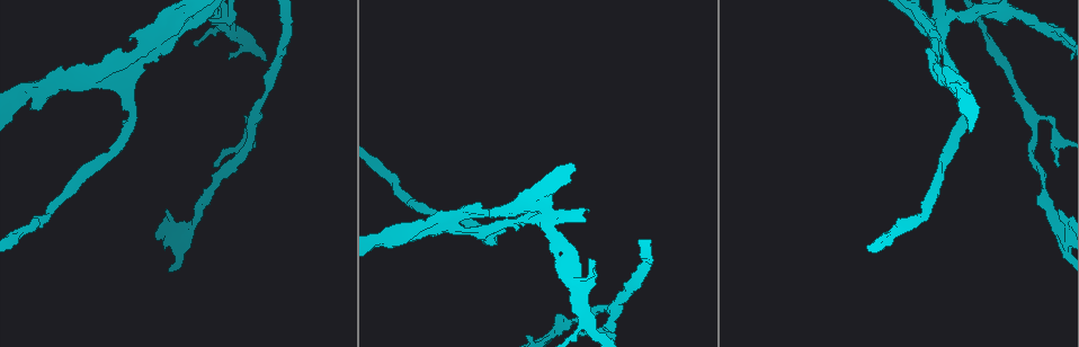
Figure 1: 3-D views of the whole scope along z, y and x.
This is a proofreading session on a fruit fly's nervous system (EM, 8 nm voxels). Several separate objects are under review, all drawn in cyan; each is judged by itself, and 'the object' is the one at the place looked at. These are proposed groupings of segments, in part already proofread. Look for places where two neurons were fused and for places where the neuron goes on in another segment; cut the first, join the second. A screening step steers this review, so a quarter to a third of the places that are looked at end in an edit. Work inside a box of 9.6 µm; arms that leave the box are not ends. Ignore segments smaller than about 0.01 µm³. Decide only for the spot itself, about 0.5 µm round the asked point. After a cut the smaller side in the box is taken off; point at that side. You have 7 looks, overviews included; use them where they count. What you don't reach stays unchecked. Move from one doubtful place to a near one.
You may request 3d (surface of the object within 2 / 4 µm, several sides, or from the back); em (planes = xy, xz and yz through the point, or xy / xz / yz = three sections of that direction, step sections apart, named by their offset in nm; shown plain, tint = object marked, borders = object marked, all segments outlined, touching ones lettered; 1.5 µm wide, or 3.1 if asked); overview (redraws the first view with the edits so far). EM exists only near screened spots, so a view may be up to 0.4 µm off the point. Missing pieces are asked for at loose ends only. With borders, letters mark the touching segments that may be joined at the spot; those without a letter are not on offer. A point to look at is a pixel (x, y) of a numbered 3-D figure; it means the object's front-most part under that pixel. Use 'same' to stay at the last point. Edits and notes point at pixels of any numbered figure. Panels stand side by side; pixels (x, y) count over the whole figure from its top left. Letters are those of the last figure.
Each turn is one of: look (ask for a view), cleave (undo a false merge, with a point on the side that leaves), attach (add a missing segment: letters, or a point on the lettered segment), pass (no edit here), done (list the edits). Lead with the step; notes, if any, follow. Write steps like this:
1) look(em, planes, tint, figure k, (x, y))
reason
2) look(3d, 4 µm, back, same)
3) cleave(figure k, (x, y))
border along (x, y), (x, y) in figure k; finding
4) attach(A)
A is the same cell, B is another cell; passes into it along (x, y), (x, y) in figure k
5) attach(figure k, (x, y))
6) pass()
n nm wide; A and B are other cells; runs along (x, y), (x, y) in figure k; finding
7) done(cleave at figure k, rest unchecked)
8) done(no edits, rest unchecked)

look(3d, 2 µm, figure 1, (613, 311))
abrupt turn

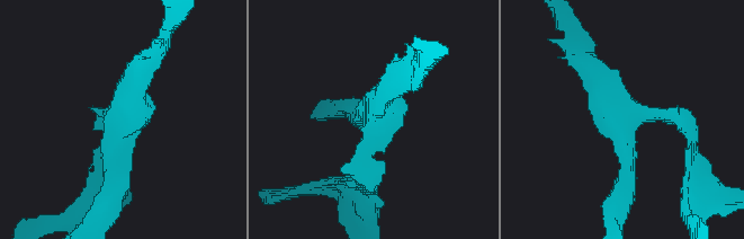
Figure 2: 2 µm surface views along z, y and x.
look(em, xz, step 4, plain, figure 2, (129, 120))
3 arms

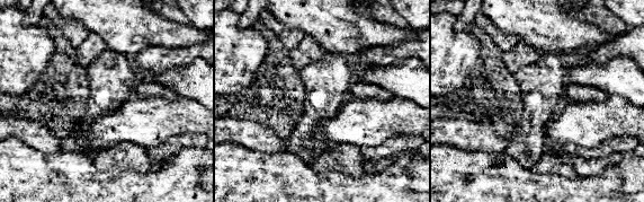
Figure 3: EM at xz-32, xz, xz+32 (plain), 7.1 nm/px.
look(em, xz, step 4, borders, same)
what lies round it

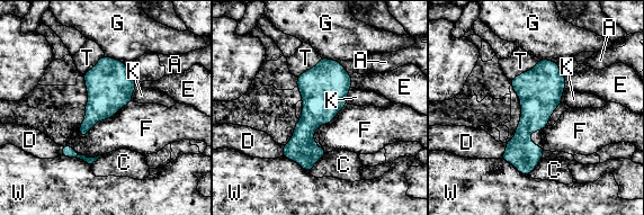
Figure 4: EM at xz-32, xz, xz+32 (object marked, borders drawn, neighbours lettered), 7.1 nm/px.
pass()
A, C, D, E, F, G, K, T and W are other cells; border along (132, 100), (79, 135) in figure 4; one neuron here

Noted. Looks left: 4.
look(em, yz, step 8, tint, figure 1, (543, 218))
two arms at a narrow angle

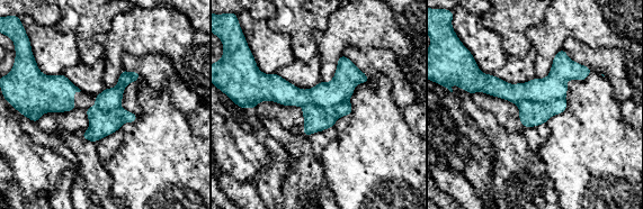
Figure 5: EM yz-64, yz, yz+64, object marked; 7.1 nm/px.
look(em, yz, step 8, borders, same)

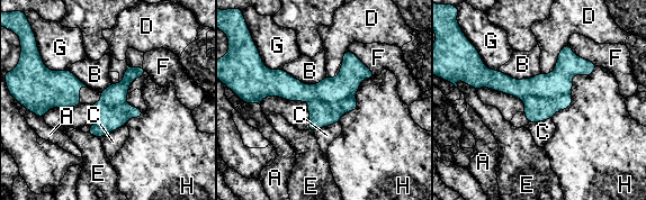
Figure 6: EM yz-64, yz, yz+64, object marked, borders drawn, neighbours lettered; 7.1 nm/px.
cleave(figure 6, (537, 109))
H touches over 500 nm; A, B, C, D, E, F, G and H are other cells; two neurons meet here

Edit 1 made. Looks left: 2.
done(cleave at figure 6, rest unchecked)

